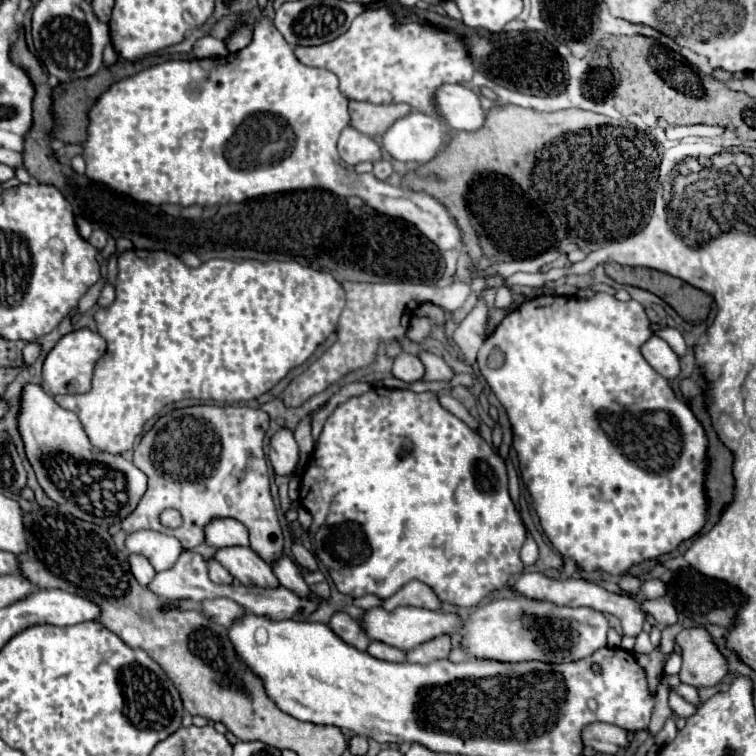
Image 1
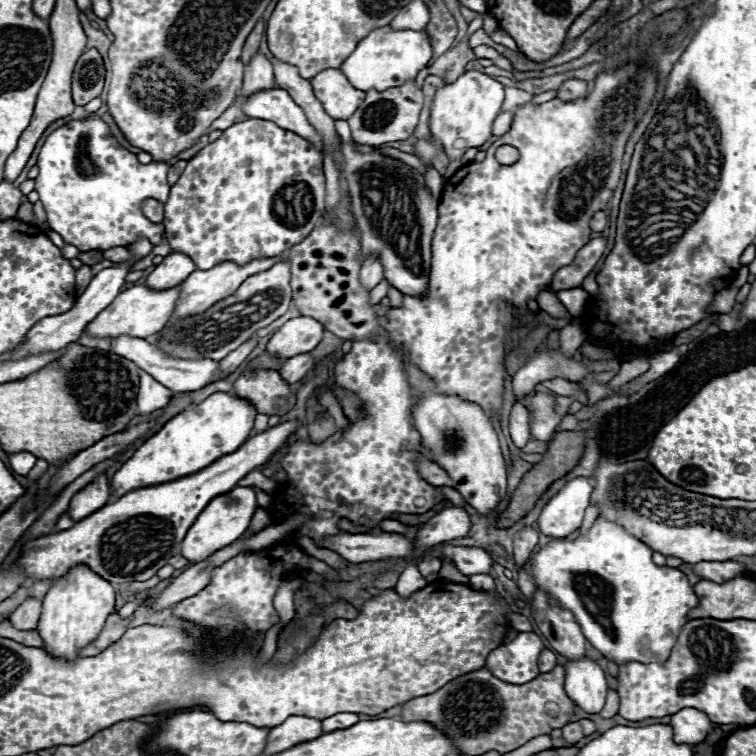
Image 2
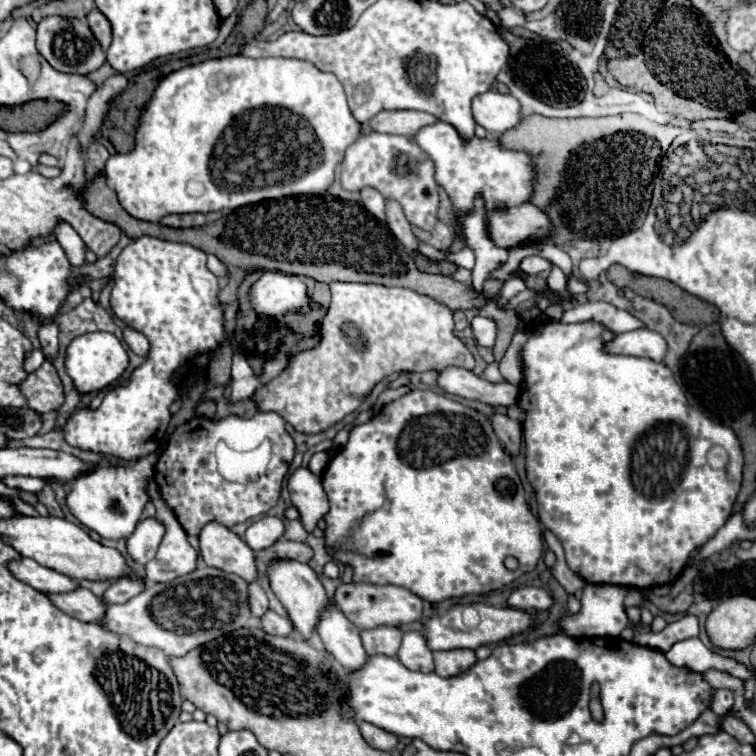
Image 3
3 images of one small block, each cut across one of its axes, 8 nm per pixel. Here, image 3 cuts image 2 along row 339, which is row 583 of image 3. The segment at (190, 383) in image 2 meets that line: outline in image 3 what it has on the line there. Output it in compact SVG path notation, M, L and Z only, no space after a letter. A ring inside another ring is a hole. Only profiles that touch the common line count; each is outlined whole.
M122 578L120 582L114 582L102 596L102 600L106 604L124 604L128 602L130 598L134 598L136 594L140 594L140 590L144 588L142 580L128 580L128 578Z

